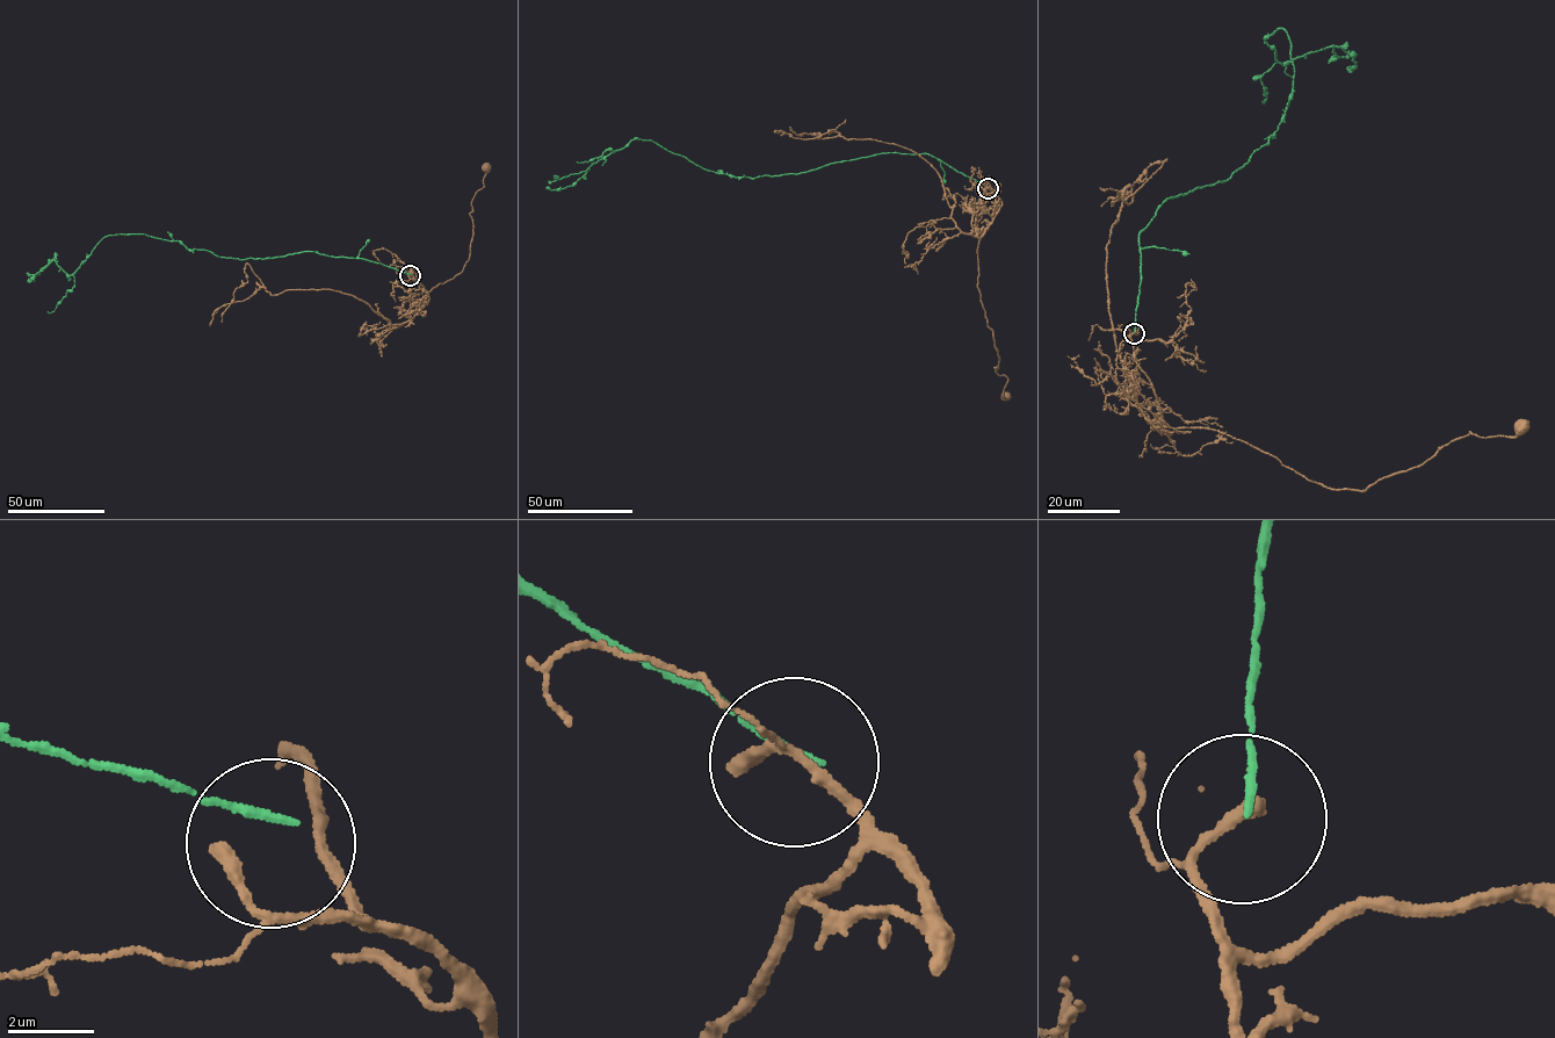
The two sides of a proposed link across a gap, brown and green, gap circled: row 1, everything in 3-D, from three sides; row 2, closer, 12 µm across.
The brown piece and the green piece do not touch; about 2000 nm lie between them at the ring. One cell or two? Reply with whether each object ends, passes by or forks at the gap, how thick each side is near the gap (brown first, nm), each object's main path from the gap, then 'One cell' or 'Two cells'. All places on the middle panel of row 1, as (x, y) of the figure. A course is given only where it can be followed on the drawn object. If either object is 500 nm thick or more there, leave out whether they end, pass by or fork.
At the ring brown ends. At the ring green ends. Thickness 400 nm (brown) against 160 nm. Course of brown: (986, 188), (993, 194), (995, 204), (979, 240), (977, 285), (999, 360), (993, 367), (1007, 377), (1005, 395). Course of green: (989, 188), (921, 153), (883, 152), (753, 178), (703, 170), (656, 143), (634, 139), (572, 186), (547, 188). Two cells

